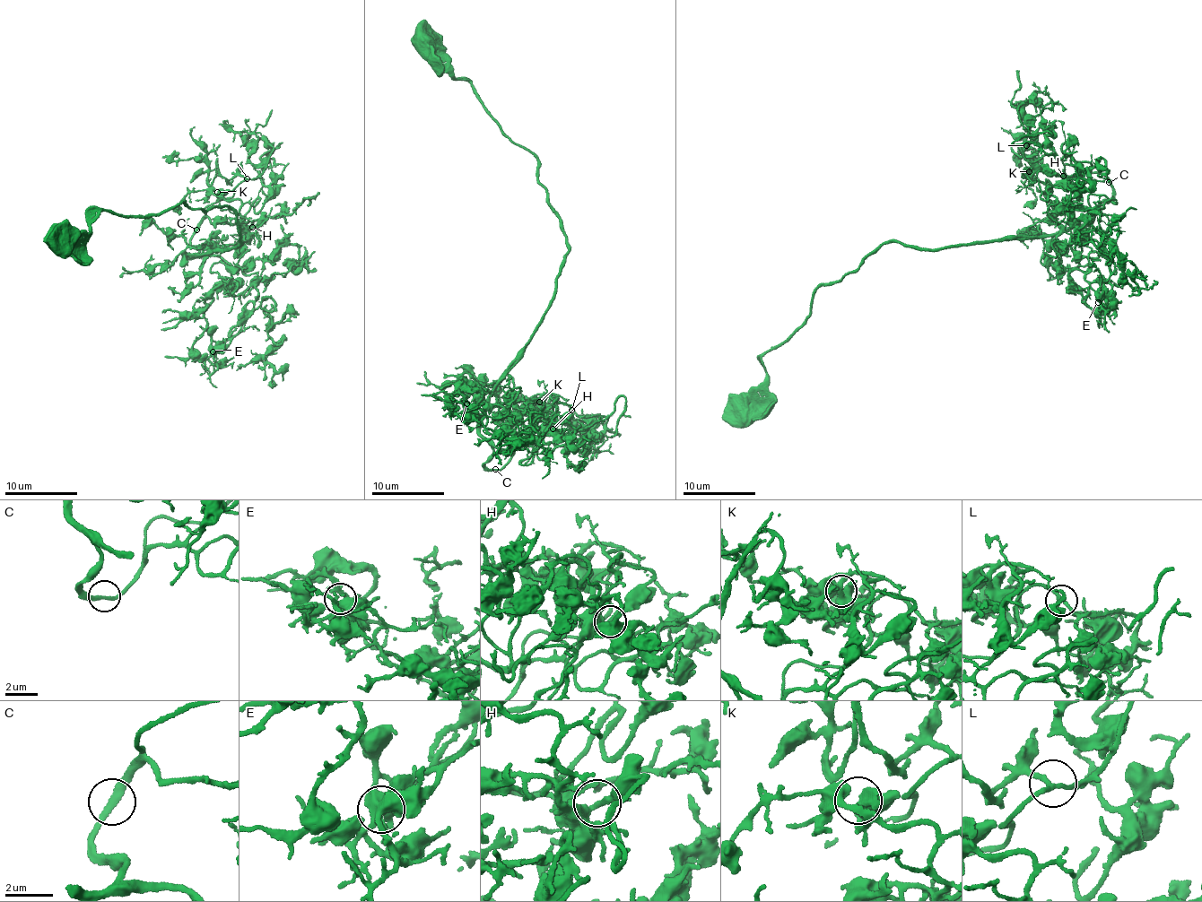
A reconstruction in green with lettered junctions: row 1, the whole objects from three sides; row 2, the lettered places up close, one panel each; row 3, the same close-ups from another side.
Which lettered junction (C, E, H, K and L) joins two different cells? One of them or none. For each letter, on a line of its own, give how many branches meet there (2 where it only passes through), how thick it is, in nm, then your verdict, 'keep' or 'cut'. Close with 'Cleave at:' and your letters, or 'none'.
C: 2 branches meet; 240 nm thick; keep
E: 3 branches meet; 400 nm thick; keep
H: 2 branches meet; 300 nm thick; keep
K: 2 branches meet; 500 nm thick; keep
L: 3 branches meet; 190 nm thick; keep
Cleave at: none

